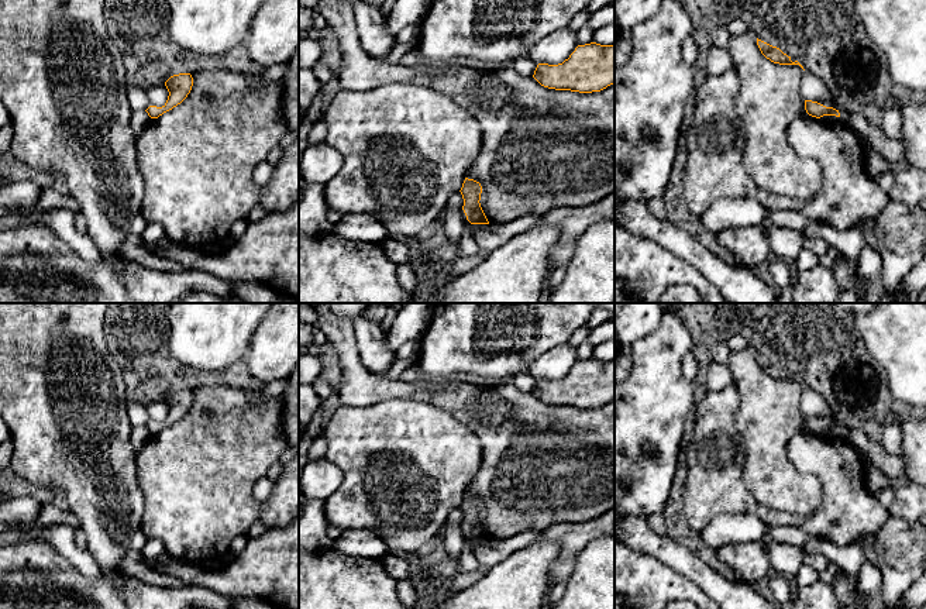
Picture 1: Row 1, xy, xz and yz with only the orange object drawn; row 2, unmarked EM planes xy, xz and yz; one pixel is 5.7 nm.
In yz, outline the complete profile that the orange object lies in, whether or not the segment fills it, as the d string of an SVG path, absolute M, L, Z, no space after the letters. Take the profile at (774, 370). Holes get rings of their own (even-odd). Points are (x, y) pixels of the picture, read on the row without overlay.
M757 354L757 361L758 361L761 369L771 378L779 379L779 381L799 381L803 385L803 382L798 376L792 378L791 372L784 369L779 364L772 362L758 354Z

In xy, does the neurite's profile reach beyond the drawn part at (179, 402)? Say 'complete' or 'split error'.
complete

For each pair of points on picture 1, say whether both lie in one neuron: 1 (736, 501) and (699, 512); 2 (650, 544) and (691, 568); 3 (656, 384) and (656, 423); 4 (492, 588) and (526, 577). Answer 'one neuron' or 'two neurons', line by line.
1: one neuron
2: one neuron
3: one neuron
4: one neuron

